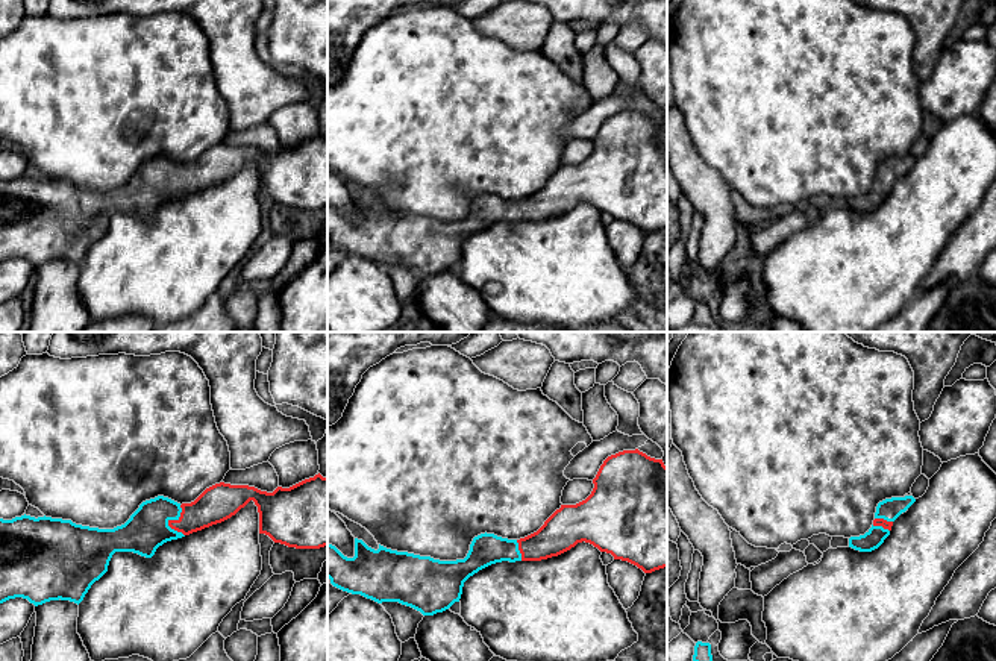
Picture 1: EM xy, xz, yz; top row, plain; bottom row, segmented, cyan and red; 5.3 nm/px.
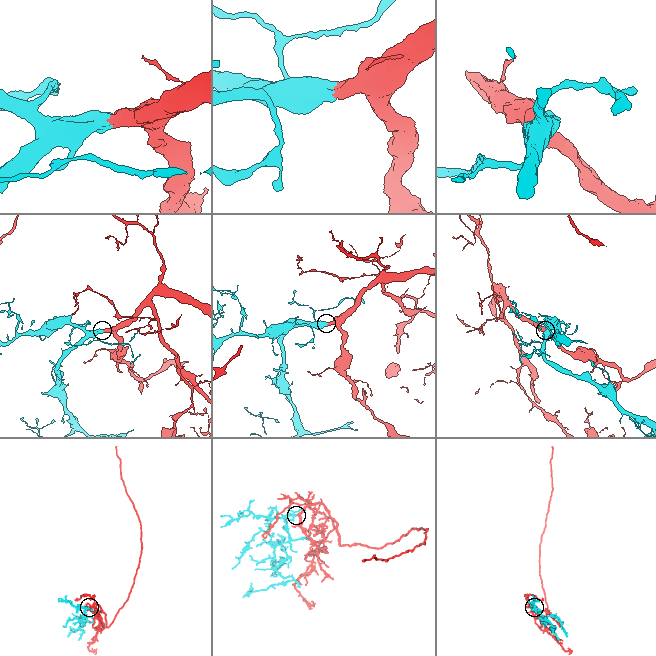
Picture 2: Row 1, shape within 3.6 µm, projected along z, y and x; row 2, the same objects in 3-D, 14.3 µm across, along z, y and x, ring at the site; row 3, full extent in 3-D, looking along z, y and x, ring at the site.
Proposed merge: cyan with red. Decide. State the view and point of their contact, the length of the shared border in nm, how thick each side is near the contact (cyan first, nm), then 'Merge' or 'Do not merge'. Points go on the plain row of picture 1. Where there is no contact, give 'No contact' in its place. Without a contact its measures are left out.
Touches cyan at xy (170, 179). Shared border 170 nm. Thickness 220 nm (cyan) against 190 nm. Merge

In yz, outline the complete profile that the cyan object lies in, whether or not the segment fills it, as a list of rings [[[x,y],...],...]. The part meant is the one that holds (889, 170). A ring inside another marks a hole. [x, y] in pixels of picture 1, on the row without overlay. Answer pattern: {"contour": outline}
{"contour": [[[913,156],[891,158],[878,164],[872,188],[860,197],[849,199],[849,208],[860,212],[878,209],[890,196],[893,182],[905,173],[916,159]]]}

